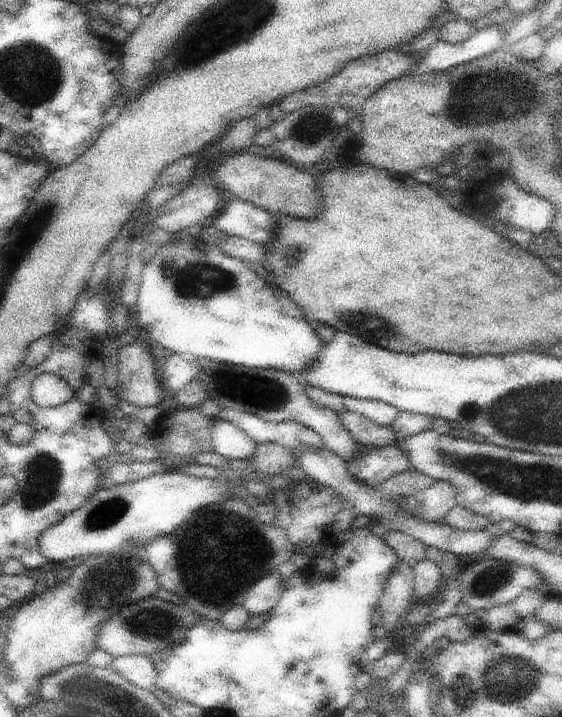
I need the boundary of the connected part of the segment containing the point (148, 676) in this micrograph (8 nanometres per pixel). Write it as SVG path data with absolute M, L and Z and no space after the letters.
M132 654L114 658L112 668L140 688L149 691L155 689L158 672L149 656Z

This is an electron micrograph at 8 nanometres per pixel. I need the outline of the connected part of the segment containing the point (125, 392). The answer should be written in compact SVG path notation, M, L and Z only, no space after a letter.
M140 333L133 344L124 346L118 354L120 397L142 408L158 406L165 393L150 349L151 342Z

